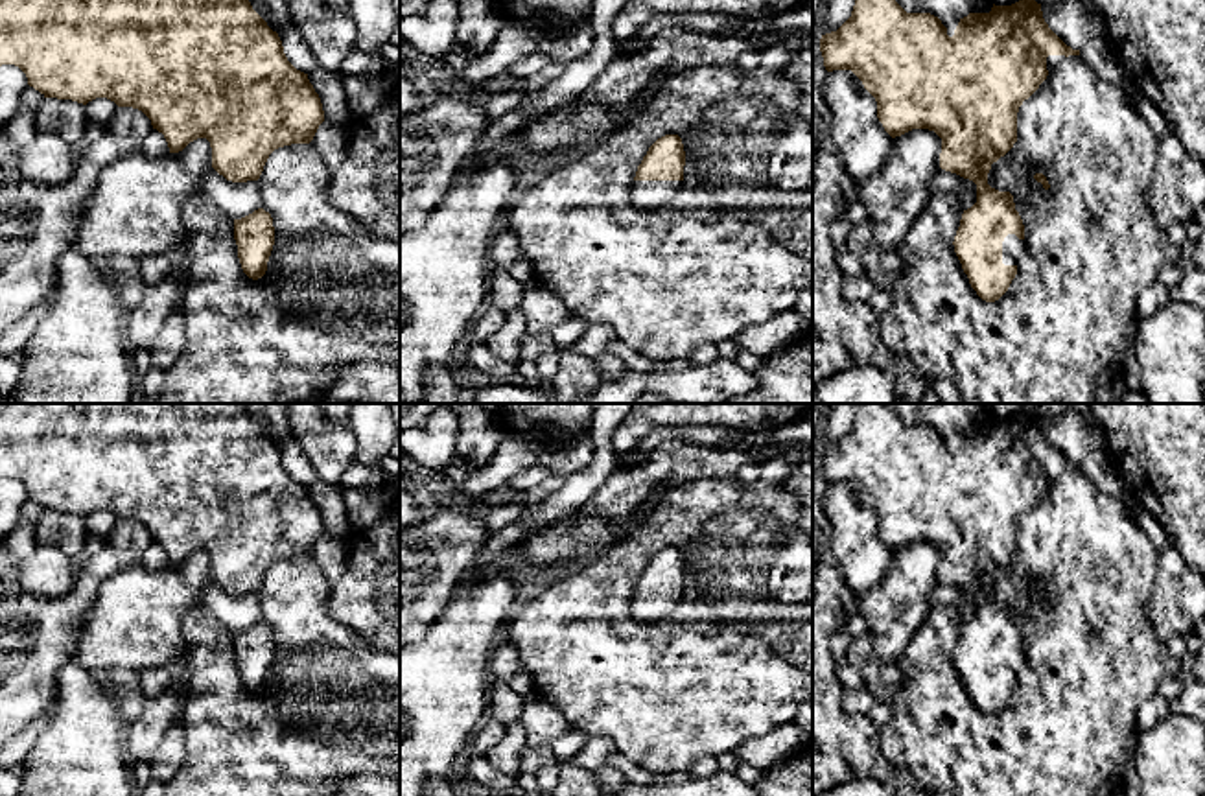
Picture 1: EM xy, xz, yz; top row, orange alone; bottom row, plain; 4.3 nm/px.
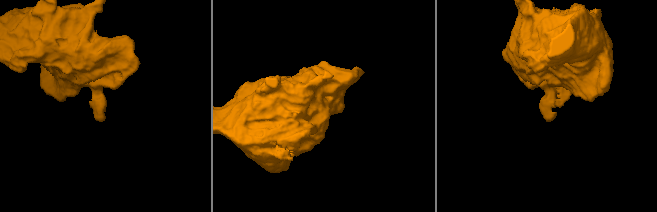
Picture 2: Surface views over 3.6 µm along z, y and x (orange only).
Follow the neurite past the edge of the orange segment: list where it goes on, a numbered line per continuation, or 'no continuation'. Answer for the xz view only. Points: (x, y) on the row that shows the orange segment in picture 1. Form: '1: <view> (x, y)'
1: xz (643, 194)

